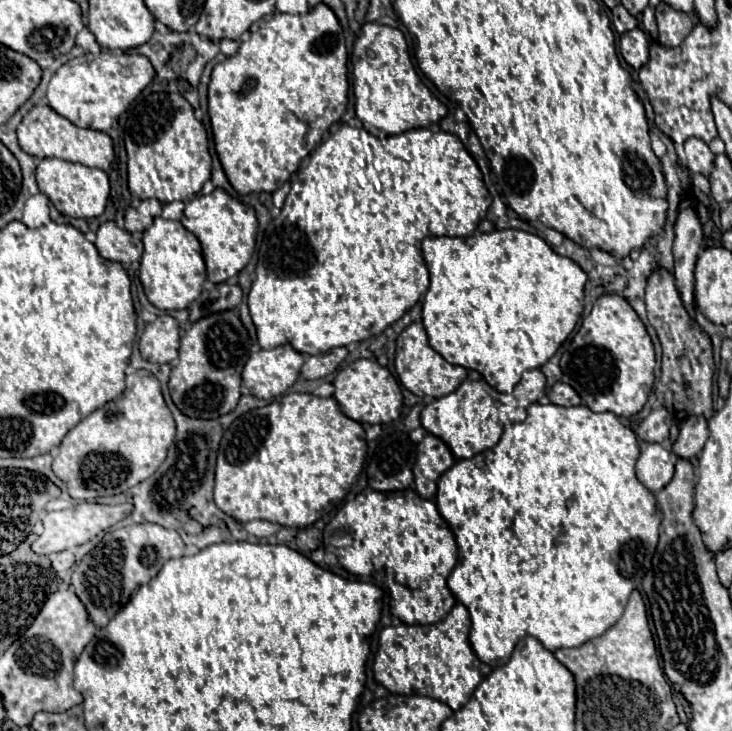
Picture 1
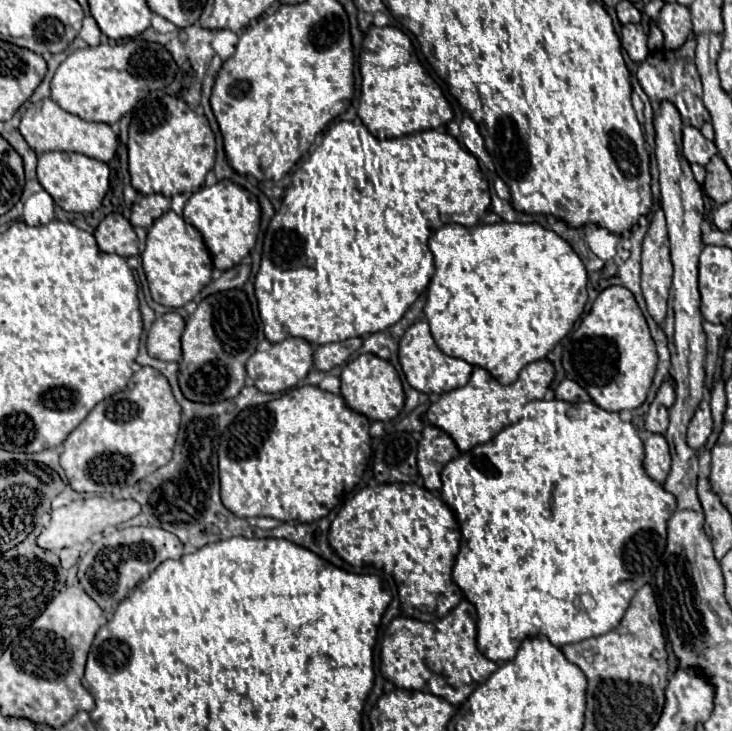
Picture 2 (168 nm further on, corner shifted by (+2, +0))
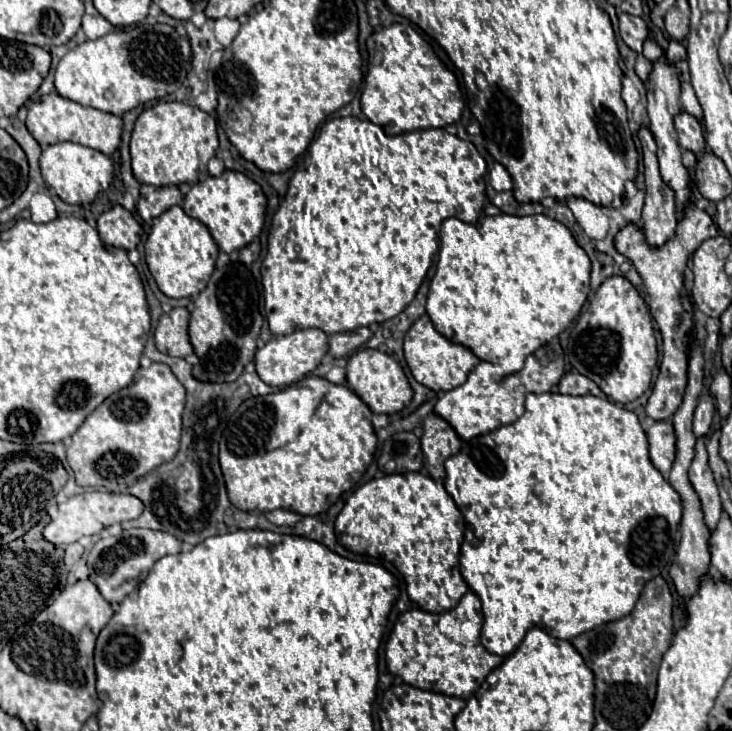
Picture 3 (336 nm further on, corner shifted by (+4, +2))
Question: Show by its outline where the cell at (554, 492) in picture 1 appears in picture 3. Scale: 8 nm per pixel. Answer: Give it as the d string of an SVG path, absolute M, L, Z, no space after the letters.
M543 392L543 394L527 394L525 402L525 414L507 424L501 426L489 434L477 436L473 440L467 440L463 448L447 458L445 462L445 488L453 496L455 504L459 506L463 518L465 518L465 542L461 546L461 574L469 588L481 598L483 602L483 628L481 628L481 644L499 656L509 656L517 650L521 640L525 638L527 630L531 628L543 628L553 638L571 640L595 626L619 620L627 616L635 602L641 596L643 586L659 576L667 564L671 564L675 556L677 546L677 526L681 522L681 496L673 490L673 486L663 478L663 474L651 464L649 460L649 444L647 434L639 424L639 418L635 412L617 406L615 402L607 398L597 396L567 396L559 392Z

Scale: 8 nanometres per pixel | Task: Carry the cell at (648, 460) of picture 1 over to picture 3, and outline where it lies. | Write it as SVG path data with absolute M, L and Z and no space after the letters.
M659 420L647 430L647 436L649 436L651 462L667 478L669 470L673 466L673 460L675 460L675 450L677 450L675 448L677 438L675 438L673 424L669 420Z

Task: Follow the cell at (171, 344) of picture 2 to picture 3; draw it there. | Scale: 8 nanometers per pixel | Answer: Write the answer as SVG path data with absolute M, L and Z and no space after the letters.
M173 308L169 314L163 314L155 328L155 344L163 354L169 356L189 356L193 346L189 346L189 312L187 308Z

